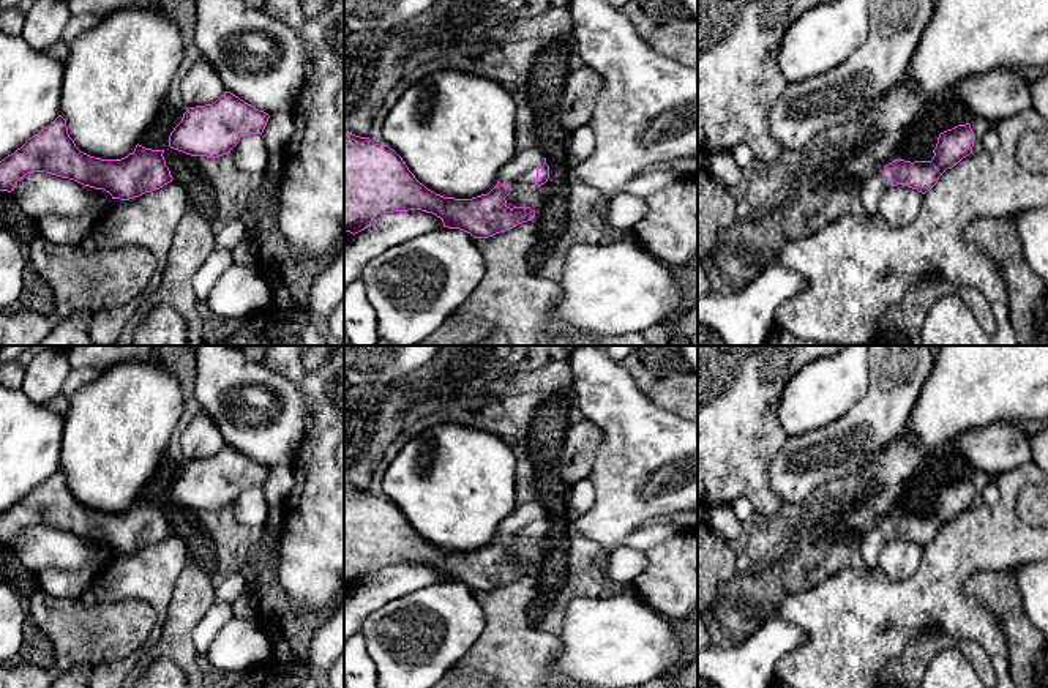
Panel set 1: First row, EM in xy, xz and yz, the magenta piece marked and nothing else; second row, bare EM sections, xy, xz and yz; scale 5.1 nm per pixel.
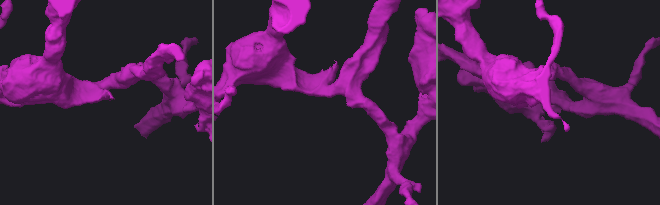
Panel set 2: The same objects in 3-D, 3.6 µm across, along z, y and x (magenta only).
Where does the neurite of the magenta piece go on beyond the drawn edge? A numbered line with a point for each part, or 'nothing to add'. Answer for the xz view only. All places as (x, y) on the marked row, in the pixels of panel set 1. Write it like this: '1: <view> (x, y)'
1: xz (523, 168)

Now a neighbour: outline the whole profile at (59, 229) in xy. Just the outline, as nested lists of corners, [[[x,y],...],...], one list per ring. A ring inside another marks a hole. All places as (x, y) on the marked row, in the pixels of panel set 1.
[[[46,215],[36,219],[38,235],[55,245],[71,245],[77,246],[82,243],[85,235],[90,232],[95,224],[95,216],[60,216],[60,215]]]

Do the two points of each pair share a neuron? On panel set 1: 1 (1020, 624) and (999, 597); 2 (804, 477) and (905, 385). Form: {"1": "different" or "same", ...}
{"1": "same", "2": "same"}

